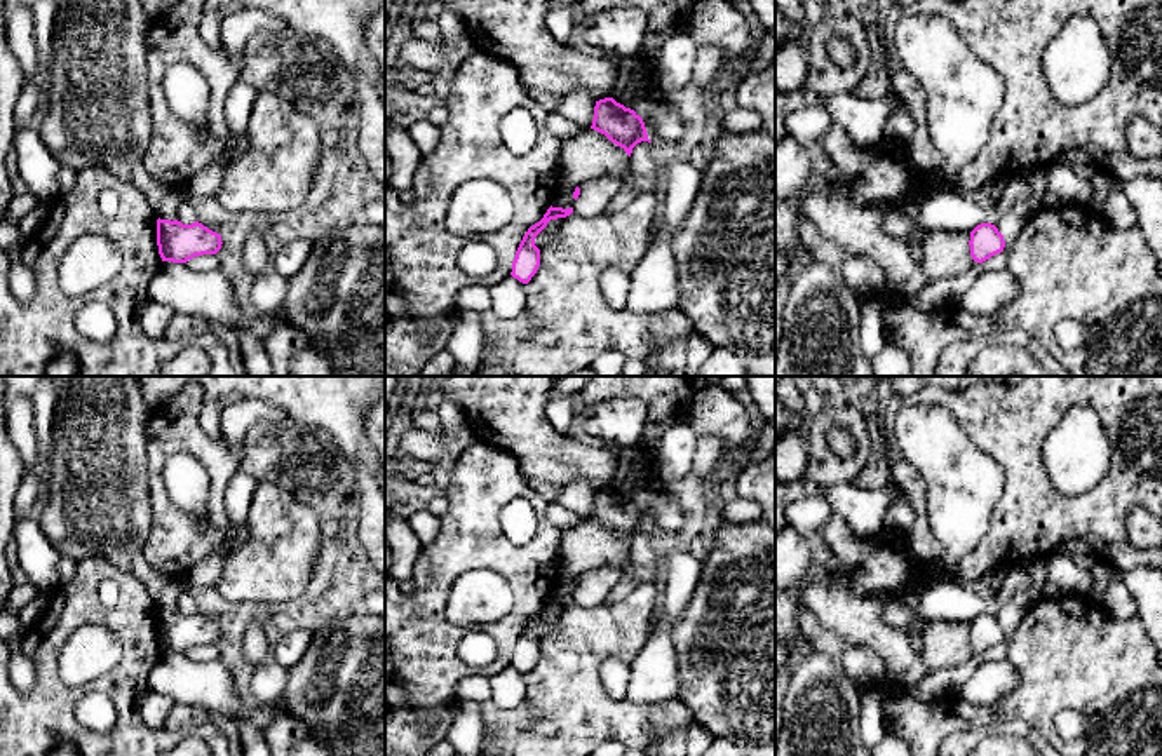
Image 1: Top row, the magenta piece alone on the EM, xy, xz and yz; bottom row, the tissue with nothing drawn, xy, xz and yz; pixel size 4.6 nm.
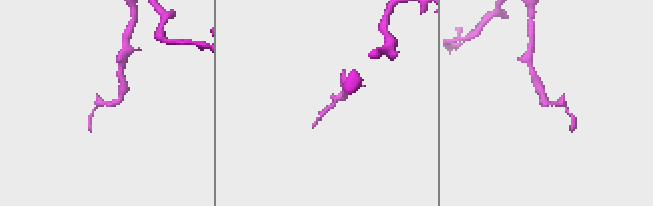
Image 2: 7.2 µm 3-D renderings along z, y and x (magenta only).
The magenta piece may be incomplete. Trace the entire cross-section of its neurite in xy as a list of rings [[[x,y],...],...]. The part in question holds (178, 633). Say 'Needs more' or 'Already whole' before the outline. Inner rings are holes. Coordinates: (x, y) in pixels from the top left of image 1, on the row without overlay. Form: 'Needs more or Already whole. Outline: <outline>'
Already whole. Outline: [[[157,610],[157,636],[162,651],[186,653],[195,646],[216,645],[221,634],[221,625],[199,611],[183,615],[178,610]]]

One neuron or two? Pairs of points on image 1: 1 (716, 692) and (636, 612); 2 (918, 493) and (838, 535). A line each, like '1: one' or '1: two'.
1: two
2: two

